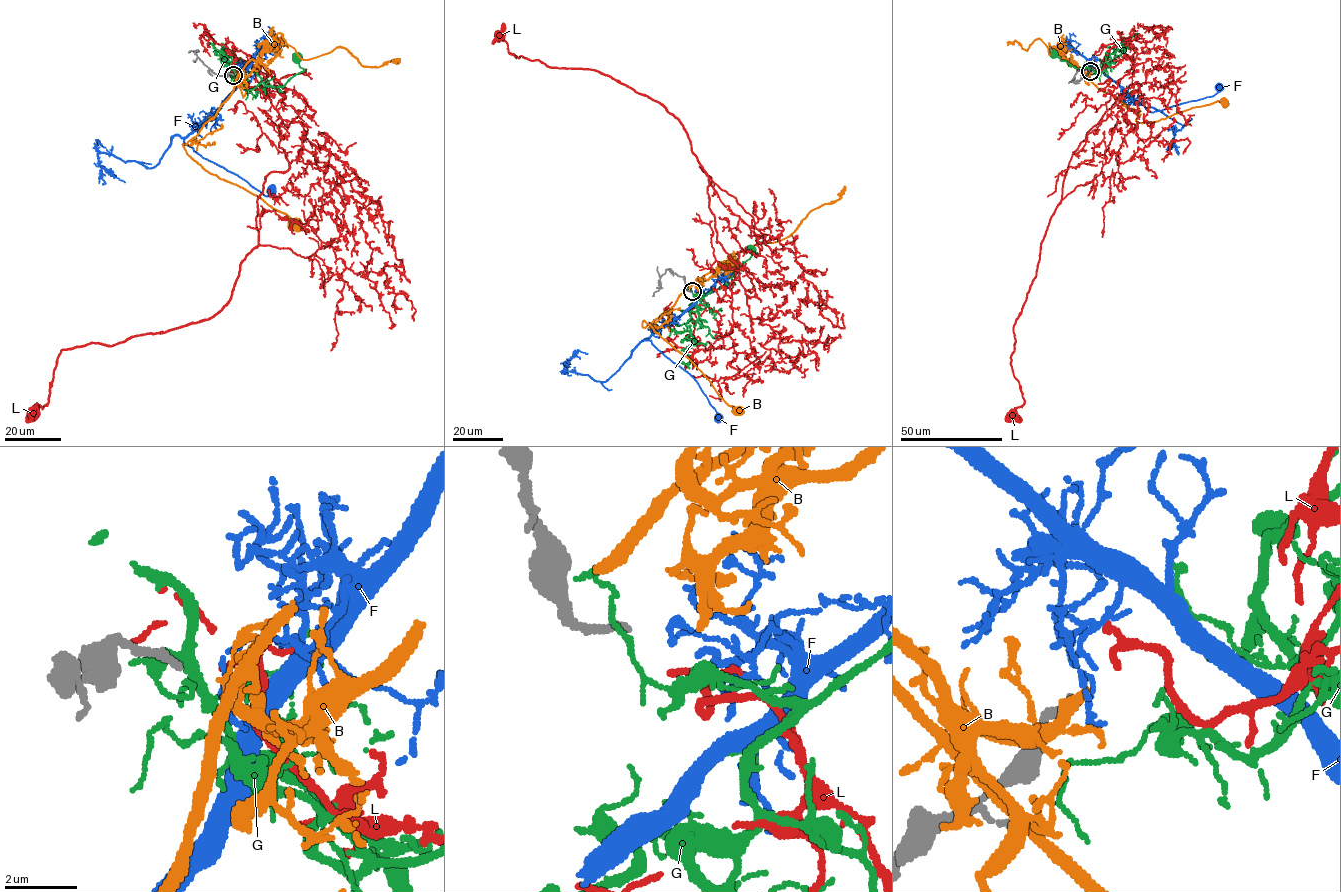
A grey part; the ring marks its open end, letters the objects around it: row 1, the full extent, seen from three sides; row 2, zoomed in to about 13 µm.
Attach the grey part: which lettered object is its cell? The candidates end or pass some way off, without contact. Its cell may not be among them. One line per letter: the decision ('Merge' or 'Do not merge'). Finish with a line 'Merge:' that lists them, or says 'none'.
B: Do not merge
F: Do not merge
G: Do not merge
L: Merge
Merge: L

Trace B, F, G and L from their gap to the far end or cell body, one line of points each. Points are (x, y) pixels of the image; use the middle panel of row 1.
B: (694, 287), (714, 270), (642, 326), (643, 320), (688, 358), (719, 396), (738, 409)
F: (695, 291), (702, 296), (695, 305), (641, 340), (606, 380), (564, 369), (578, 351), (588, 353)
G: (691, 289), (694, 295), (705, 296), (725, 286), (731, 281), (736, 269), (757, 253), (751, 249)
L: (695, 294), (729, 334), (738, 267), (717, 240), (708, 178), (680, 121), (595, 70), (518, 57), (497, 35)

